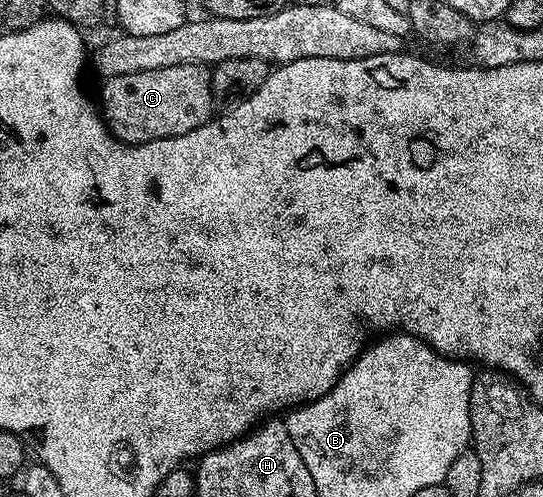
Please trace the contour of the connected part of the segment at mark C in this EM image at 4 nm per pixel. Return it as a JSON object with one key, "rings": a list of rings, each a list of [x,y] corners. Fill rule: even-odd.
{"rings":[[[173,64],[170,68],[106,78],[99,84],[98,109],[112,135],[125,144],[194,132],[194,128],[206,124],[214,114],[212,72],[207,66]]]}

